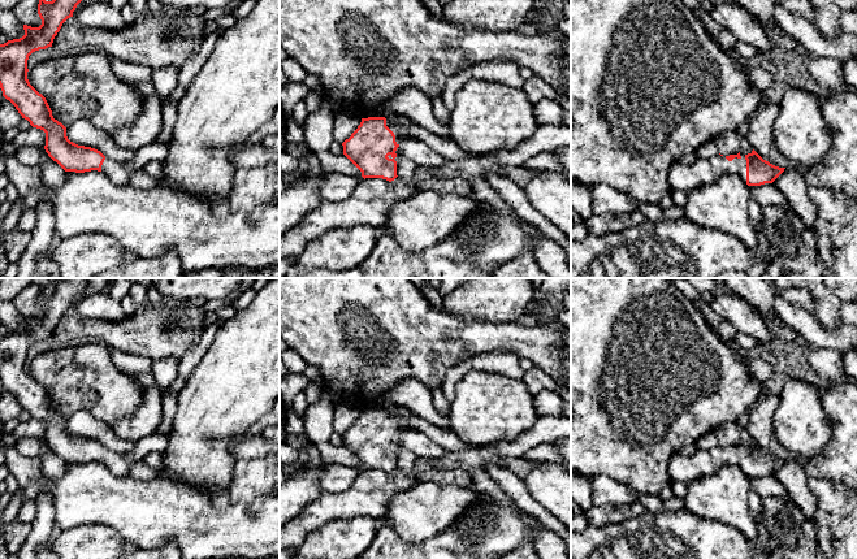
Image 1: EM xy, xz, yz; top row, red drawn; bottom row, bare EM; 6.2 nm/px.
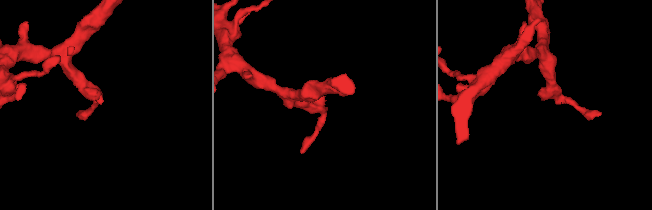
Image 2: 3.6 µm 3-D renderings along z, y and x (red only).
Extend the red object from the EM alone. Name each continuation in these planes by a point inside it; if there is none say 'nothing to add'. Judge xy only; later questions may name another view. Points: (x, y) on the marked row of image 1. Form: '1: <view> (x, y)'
1: xy (118, 173)

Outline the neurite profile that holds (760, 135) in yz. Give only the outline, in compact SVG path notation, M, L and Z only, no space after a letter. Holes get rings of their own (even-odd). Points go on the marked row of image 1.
M765 103L749 120L746 140L753 150L770 164L779 168L793 168L800 170L791 160L785 159L774 142L774 120L779 114L779 105Z

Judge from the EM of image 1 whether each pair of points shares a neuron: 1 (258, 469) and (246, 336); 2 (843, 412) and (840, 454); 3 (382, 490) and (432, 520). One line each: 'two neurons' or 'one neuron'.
1: two neurons
2: one neuron
3: two neurons

